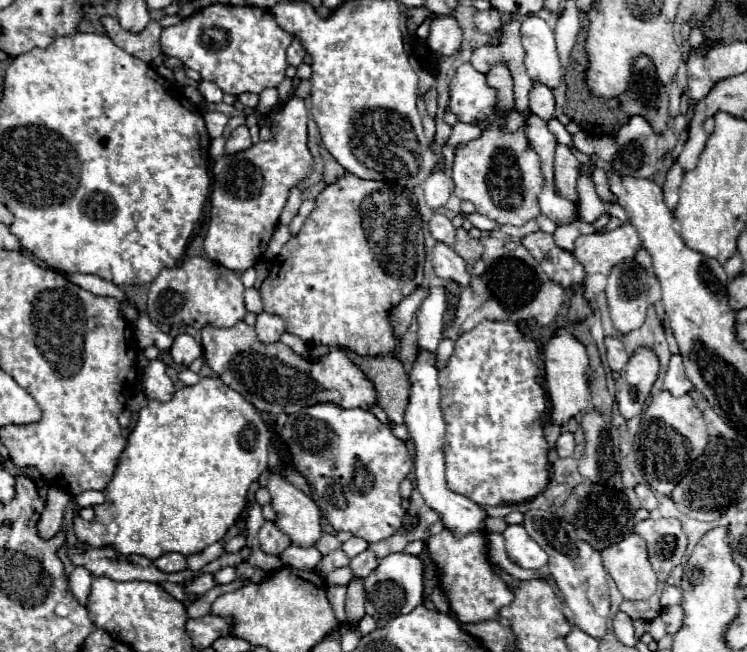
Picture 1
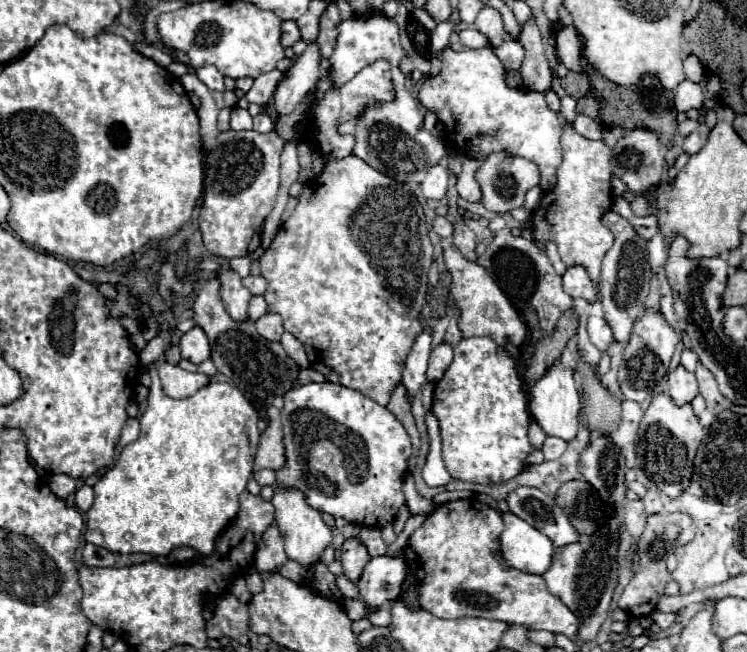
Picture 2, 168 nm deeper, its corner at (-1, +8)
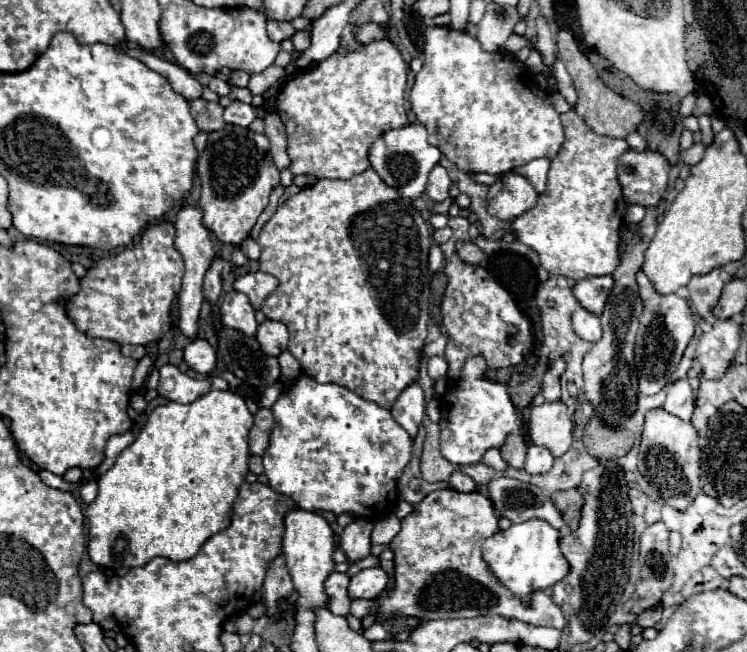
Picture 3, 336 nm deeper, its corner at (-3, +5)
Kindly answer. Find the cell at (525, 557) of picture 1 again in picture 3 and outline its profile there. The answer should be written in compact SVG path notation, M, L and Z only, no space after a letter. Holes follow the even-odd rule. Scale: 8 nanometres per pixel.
M531 519L527 523L511 525L505 531L495 533L483 543L483 559L495 573L495 577L523 603L529 599L529 593L535 589L551 589L559 579L569 571L569 563L559 549L559 533L545 521Z

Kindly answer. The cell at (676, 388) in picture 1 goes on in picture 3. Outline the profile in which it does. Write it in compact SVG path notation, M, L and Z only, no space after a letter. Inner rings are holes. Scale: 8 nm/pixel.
M677 379L667 387L667 399L663 409L677 415L679 419L687 419L687 421L691 419L695 403L693 403L693 389L687 383L687 379Z

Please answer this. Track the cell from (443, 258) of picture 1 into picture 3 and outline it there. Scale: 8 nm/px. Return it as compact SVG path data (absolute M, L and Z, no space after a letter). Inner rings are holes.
M451 255L445 265L449 279L441 313L441 333L449 337L445 359L449 363L449 377L459 375L465 359L471 355L483 355L491 369L519 365L531 349L531 323L517 309L513 297L479 265L467 265L457 255Z

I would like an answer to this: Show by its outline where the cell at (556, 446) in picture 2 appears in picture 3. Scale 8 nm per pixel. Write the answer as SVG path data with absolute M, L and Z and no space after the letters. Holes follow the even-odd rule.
M529 445L529 451L527 451L527 461L525 461L525 471L531 473L531 475L537 475L537 473L547 473L551 467L553 467L553 461L555 457L551 455L549 449L541 447L541 445Z

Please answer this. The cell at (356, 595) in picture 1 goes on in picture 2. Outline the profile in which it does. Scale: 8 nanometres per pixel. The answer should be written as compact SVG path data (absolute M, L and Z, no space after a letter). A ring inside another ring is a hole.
M359 536L355 538L347 538L341 546L341 564L343 564L343 570L345 570L345 576L351 580L351 582L357 582L363 568L367 566L367 562L371 560L365 544L359 540Z

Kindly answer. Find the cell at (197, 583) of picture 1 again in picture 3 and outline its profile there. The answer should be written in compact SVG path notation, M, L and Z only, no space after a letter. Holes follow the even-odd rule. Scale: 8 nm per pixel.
M209 391L203 397L199 397L197 401L189 404L181 404L175 401L169 401L165 405L155 407L149 417L145 427L139 431L137 439L117 457L115 465L105 471L99 477L99 495L97 499L89 505L87 511L87 519L89 519L89 557L95 565L103 565L109 569L119 569L119 567L141 567L145 563L149 563L155 557L167 557L171 561L187 561L191 557L195 557L199 553L199 549L203 547L203 543L223 531L229 523L231 523L231 515L233 515L233 503L237 499L239 487L245 483L245 475L249 473L249 449L247 449L247 441L249 441L249 431L253 427L253 415L249 413L243 397L239 397L233 391Z

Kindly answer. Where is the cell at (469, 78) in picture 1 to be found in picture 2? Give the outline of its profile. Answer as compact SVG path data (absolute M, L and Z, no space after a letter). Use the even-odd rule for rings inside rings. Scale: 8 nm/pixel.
M451 46L443 48L439 54L441 72L437 76L427 74L421 88L419 88L419 104L433 112L441 122L443 140L453 146L457 152L477 152L489 156L491 152L505 152L511 156L521 156L537 164L541 174L541 188L549 190L555 186L555 170L561 164L561 122L555 112L549 110L545 96L541 92L523 90L523 88L509 88L505 82L505 68L495 56L491 48L463 48L455 52Z

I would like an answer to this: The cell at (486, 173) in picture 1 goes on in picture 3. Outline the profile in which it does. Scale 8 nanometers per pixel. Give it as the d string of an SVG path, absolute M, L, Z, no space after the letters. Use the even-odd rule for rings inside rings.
M503 173L491 187L487 195L487 211L503 221L513 221L523 211L535 205L537 193L533 185L519 173Z

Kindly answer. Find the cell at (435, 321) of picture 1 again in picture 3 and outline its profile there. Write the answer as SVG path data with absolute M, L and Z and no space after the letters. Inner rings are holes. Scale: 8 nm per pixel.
M411 383L395 401L391 407L391 413L395 421L411 435L415 437L417 427L421 425L425 417L425 399L423 399L423 389L419 383Z

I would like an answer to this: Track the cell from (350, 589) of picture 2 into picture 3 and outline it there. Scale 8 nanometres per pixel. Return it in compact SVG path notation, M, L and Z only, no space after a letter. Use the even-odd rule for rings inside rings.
M453 489L429 493L415 505L415 513L401 521L401 531L389 545L395 553L395 589L391 593L383 591L373 601L351 599L351 615L363 619L369 613L377 613L379 623L391 615L413 615L419 619L501 615L537 627L563 629L567 621L551 595L537 589L529 595L529 603L523 603L499 583L483 561L481 545L487 535L495 535L497 531L499 523L493 503L481 493L459 493Z

